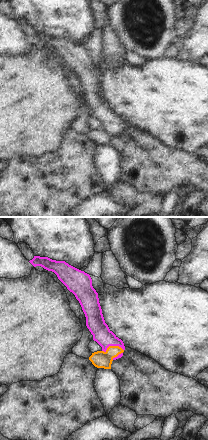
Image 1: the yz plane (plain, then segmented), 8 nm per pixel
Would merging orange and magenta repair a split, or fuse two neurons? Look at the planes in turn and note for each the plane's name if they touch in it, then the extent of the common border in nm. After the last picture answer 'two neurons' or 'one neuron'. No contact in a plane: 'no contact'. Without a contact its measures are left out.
meets orange in yz; contact 180 nm long

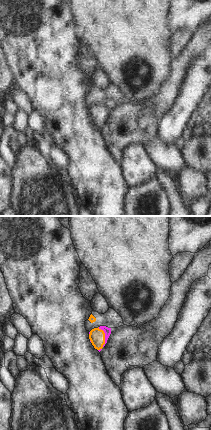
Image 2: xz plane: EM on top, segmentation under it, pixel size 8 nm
meets orange in xz; contact 170 nm long

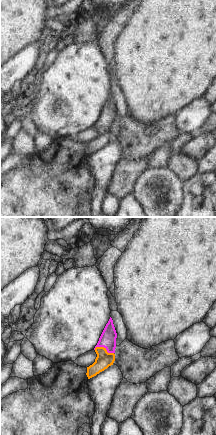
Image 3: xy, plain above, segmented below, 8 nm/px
meets orange in xy; contact 170 nm long

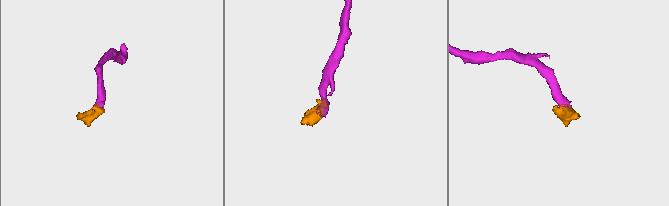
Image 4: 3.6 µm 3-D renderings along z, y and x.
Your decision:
one neuron

